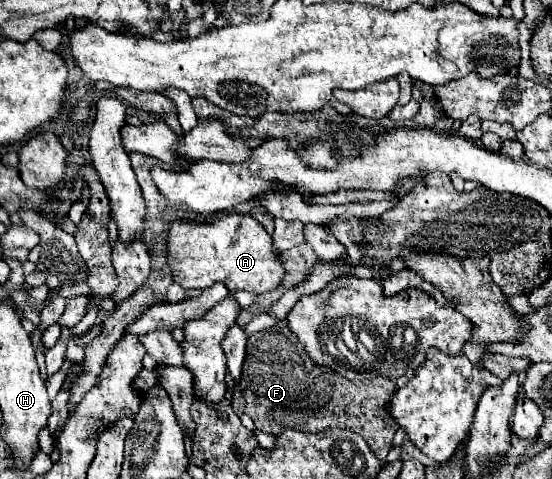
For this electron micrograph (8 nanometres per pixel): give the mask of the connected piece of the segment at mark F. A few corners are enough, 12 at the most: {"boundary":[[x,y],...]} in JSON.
{"boundary":[[287,322],[247,340],[239,390],[255,428],[361,434],[383,460],[393,380],[349,382]]}

